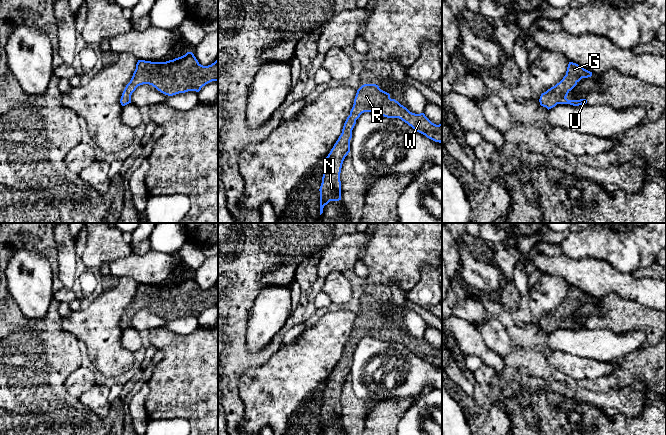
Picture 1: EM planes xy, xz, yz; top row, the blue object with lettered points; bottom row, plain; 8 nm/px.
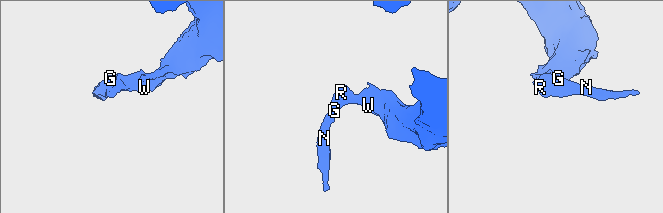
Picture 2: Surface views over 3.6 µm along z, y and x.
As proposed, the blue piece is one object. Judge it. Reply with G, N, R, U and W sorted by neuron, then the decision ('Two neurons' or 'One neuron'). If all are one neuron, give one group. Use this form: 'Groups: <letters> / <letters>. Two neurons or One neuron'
Groups: G N R U W. One neuron

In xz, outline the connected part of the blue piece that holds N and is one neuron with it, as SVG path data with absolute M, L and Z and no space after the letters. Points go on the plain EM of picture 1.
M364 308L356 317L350 339L347 341L342 357L326 381L320 410L320 435L330 425L341 424L340 397L343 385L350 376L350 364L356 344L364 336L387 342L399 342L427 362L442 366L442 348L432 347L424 337L415 338L401 329L390 318L381 314L376 308Z

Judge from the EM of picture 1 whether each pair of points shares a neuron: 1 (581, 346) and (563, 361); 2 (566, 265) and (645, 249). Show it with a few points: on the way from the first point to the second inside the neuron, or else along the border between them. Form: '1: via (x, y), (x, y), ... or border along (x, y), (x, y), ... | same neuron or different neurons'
1: border along (552, 350), (562, 350), (595, 360) | different neurons
2: border along (574, 259), (595, 257), (606, 260), (619, 270) | different neurons

